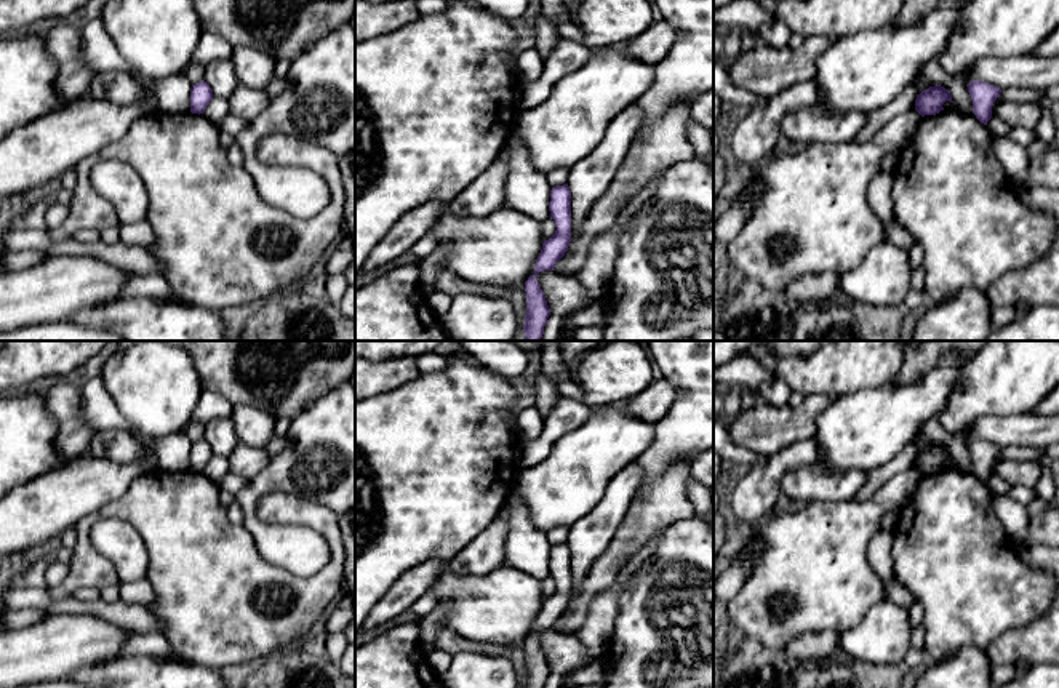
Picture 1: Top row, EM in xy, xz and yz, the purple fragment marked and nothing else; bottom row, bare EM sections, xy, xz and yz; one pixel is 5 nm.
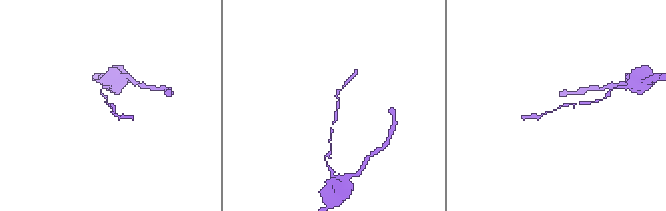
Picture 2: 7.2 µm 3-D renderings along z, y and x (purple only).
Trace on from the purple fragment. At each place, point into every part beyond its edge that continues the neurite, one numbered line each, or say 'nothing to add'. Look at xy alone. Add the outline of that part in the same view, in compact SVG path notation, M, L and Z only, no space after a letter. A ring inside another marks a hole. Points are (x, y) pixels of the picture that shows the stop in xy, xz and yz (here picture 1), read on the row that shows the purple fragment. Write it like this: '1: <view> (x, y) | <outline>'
nothing to add

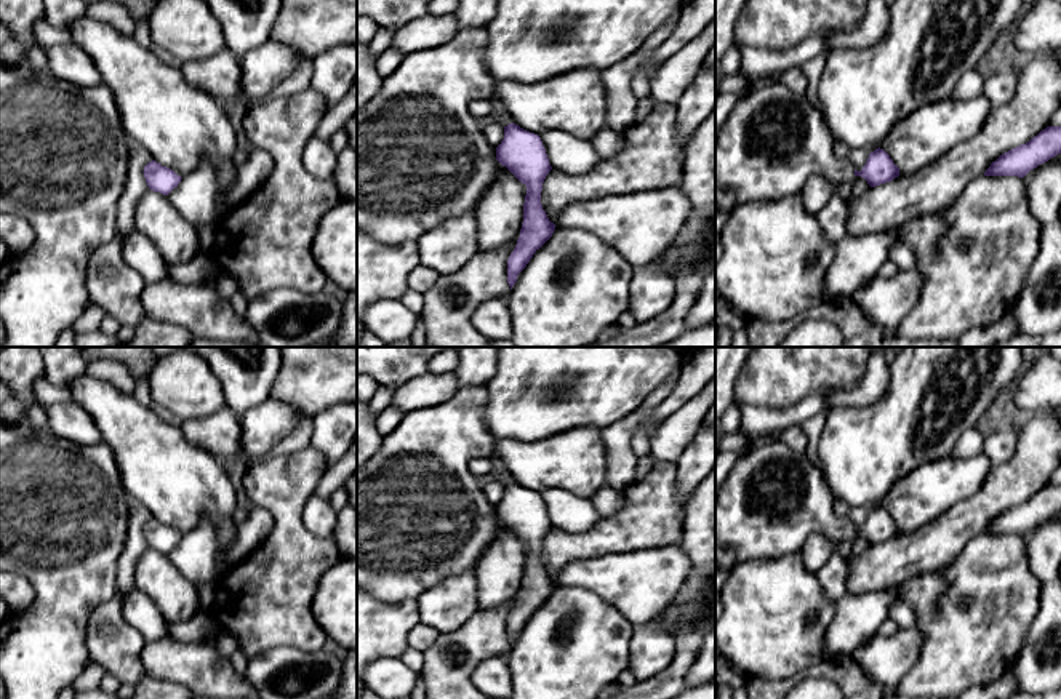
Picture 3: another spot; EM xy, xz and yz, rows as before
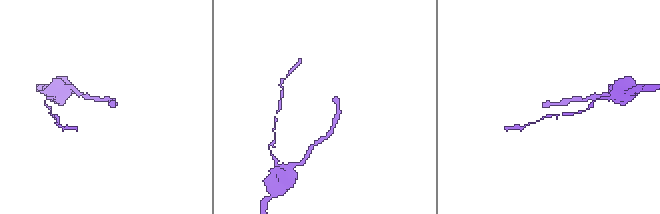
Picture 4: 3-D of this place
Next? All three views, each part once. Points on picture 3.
1: xz (500, 114) | M493 94L490 98L490 101L493 104L491 117L494 118L494 122L498 122L502 126L507 126L509 123L514 123L509 112L504 107L504 102L498 96Z

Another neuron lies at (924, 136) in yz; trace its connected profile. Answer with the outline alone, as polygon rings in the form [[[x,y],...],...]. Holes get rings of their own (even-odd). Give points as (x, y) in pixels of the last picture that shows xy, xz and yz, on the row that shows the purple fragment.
[[[984,94],[968,101],[946,98],[922,106],[891,128],[880,149],[899,168],[899,176],[912,174],[973,138],[991,110]]]

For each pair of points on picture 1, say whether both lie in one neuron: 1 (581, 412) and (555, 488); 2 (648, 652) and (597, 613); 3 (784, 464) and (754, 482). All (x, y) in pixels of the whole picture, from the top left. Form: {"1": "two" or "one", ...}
{"1": "two", "2": "two", "3": "one"}

